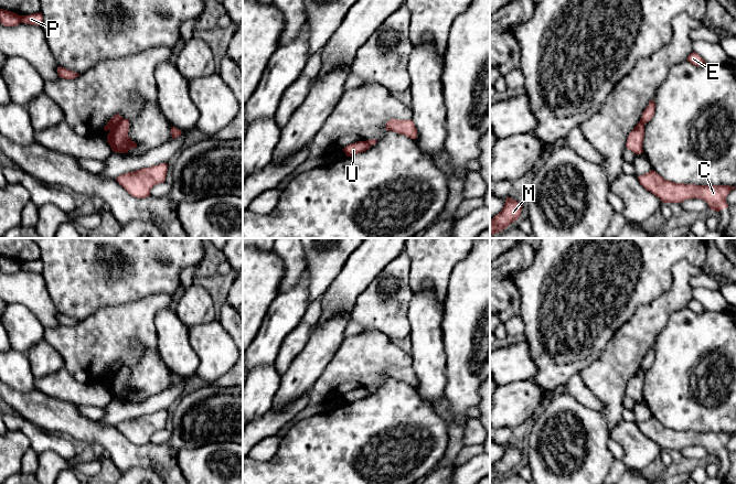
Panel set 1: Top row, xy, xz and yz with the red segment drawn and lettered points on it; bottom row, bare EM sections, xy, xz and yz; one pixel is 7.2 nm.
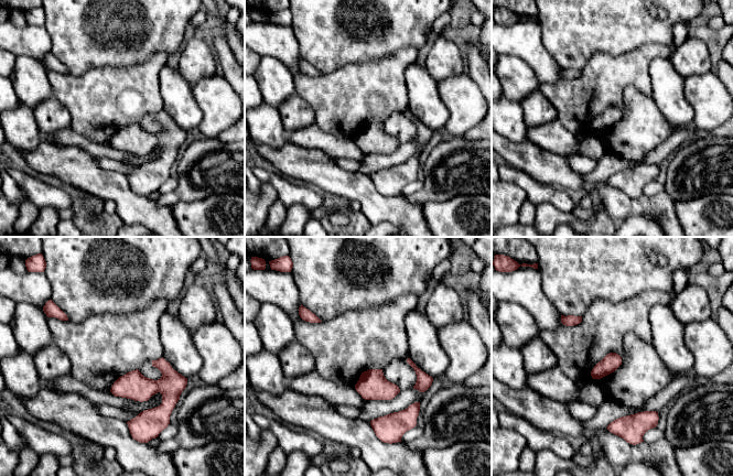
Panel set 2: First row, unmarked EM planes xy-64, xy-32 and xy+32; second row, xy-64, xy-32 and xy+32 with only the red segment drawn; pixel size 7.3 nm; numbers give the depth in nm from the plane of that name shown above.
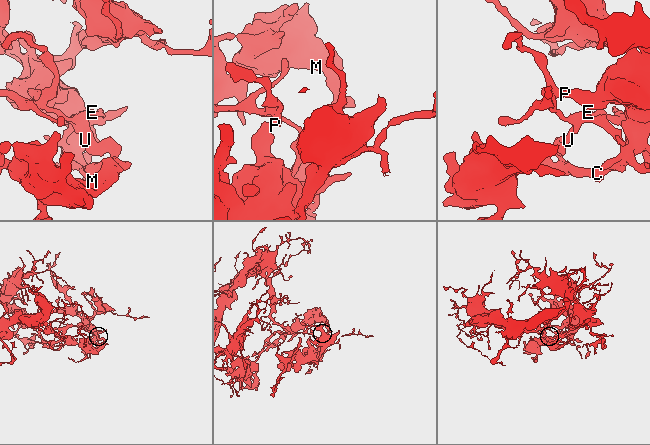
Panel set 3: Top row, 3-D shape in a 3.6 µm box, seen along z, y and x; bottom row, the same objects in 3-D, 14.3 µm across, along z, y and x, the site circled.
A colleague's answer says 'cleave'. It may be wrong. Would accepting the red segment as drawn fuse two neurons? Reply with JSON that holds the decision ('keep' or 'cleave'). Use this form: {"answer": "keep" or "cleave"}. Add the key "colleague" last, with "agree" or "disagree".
{"answer": "cleave", "colleague": "agree"}

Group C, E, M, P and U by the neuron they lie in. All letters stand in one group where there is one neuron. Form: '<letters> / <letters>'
C M / E P U

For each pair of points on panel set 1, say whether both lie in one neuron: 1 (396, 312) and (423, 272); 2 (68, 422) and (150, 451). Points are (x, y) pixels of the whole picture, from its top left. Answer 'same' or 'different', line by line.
1: different
2: same

